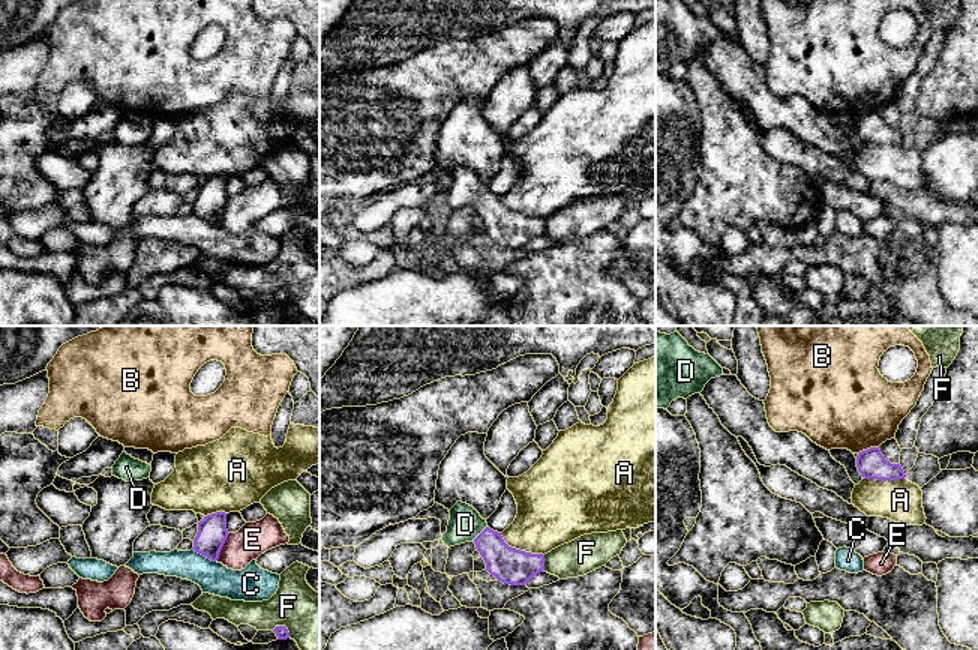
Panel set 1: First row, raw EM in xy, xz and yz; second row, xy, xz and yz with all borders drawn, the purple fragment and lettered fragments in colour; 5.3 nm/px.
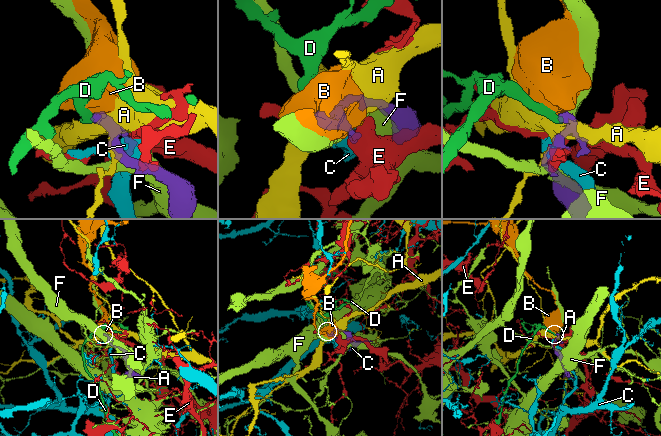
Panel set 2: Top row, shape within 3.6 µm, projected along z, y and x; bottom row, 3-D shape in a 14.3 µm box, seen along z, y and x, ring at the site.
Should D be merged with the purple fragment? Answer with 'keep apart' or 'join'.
join

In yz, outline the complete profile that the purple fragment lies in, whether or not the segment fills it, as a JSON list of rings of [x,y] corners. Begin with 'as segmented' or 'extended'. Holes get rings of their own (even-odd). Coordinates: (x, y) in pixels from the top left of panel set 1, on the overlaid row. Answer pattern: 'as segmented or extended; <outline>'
as segmented; [[[879,447],[860,452],[856,467],[864,479],[898,480],[906,477],[902,465],[886,461]]]

